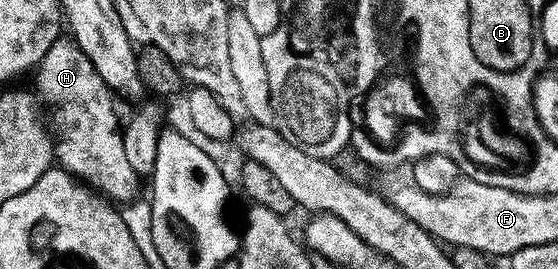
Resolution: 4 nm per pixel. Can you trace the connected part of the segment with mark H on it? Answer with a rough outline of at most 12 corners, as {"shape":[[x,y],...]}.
{"shape":[[73,38],[38,63],[57,165],[137,199],[116,98]]}

